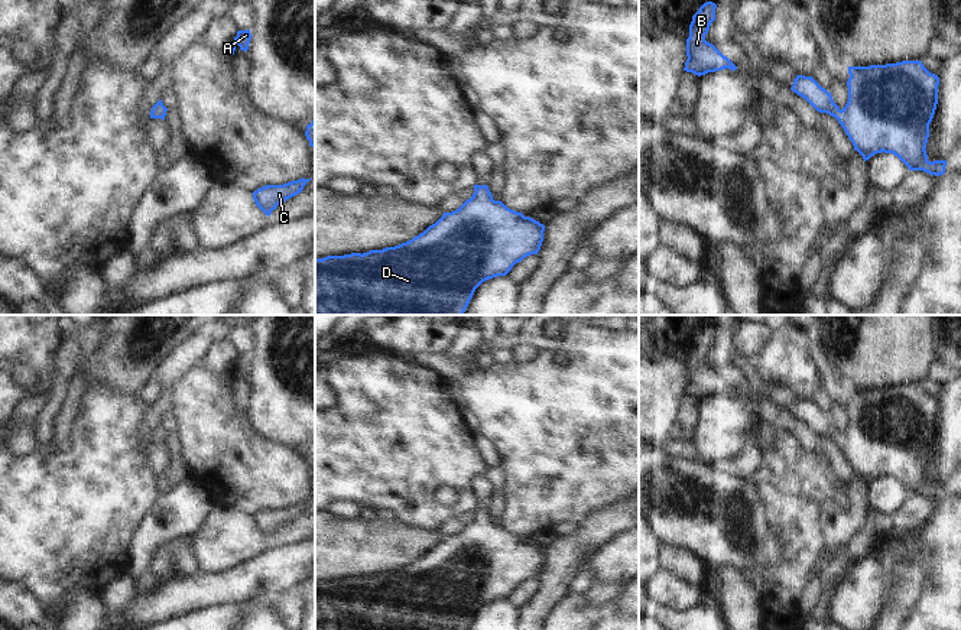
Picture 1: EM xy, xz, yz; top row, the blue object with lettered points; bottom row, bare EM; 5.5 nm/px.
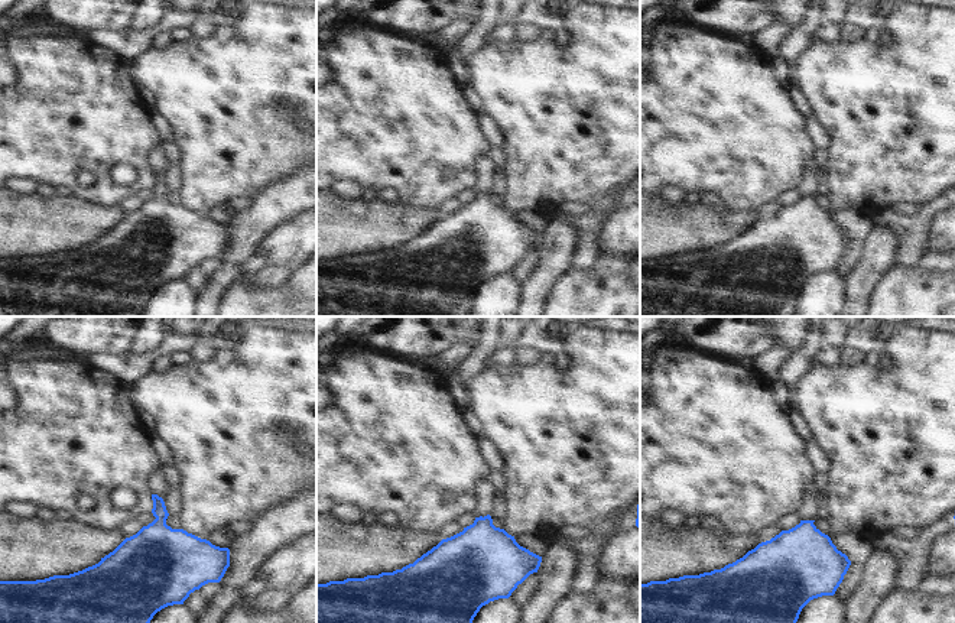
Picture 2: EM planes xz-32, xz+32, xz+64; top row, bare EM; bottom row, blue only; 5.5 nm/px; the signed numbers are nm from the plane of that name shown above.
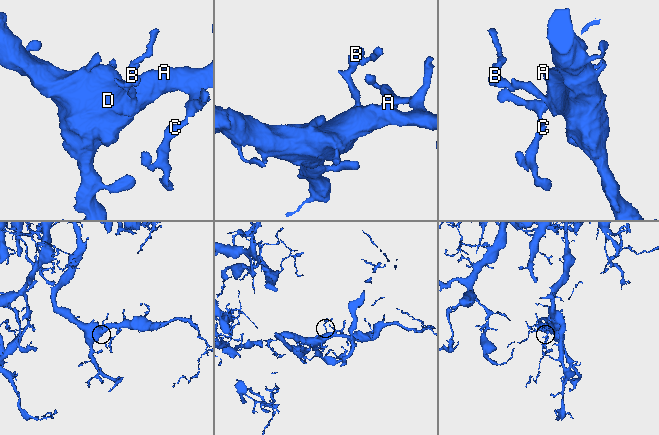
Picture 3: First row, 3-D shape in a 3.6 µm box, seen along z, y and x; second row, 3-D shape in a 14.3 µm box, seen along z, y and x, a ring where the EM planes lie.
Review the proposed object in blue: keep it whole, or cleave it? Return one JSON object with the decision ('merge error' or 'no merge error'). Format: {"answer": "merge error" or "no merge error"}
{"answer": "no merge error"}

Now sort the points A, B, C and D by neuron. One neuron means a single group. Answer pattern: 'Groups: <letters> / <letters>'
Groups: A B C D

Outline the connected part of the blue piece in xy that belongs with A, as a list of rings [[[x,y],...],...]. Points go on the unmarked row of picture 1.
[[[250,353],[249,354],[238,354],[237,360],[234,361],[233,368],[228,371],[228,374],[230,374],[228,377],[234,379],[237,368],[240,370],[241,374],[247,376],[250,363],[251,363]]]

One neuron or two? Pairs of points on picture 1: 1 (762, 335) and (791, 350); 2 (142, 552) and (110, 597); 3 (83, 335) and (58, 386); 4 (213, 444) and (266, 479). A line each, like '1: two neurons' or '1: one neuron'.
1: two neurons
2: two neurons
3: two neurons
4: one neuron

